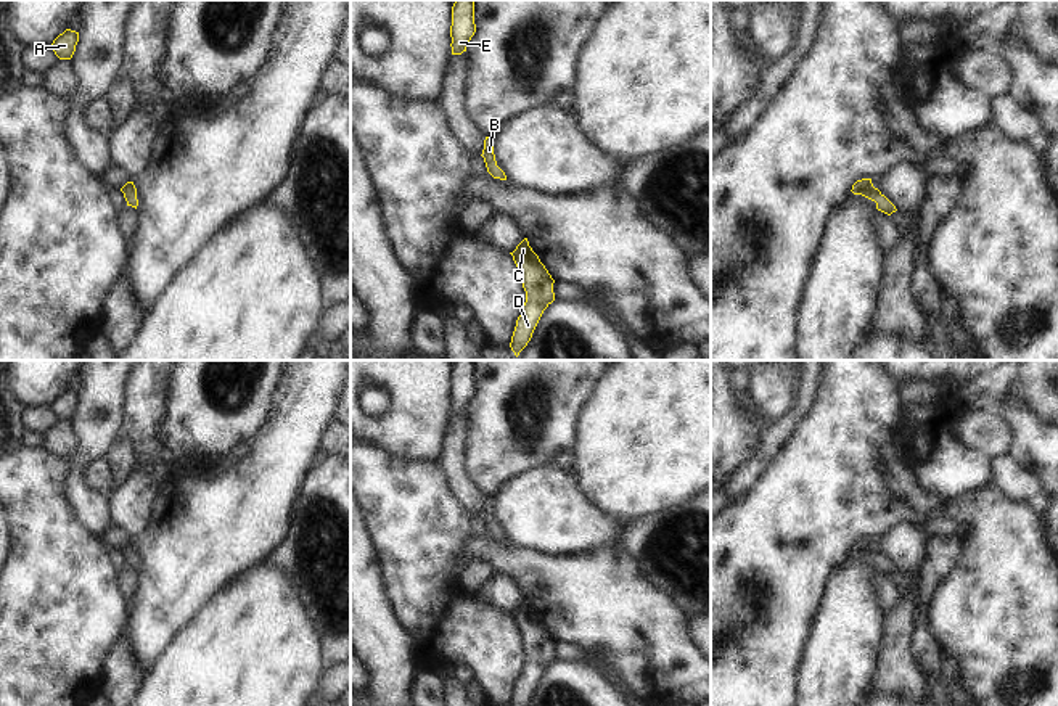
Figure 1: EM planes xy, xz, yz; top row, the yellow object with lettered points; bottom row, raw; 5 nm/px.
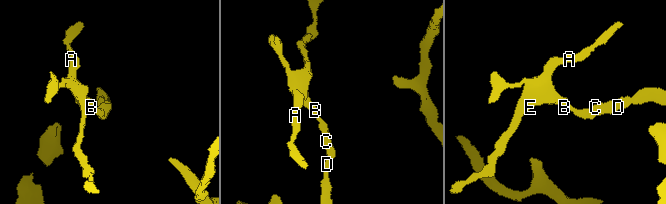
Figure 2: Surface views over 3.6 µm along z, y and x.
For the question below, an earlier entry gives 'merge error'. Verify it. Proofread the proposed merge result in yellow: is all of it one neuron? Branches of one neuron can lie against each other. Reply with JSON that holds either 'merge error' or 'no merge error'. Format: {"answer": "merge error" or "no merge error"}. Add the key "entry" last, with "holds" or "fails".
{"answer": "no merge error", "entry": "fails"}

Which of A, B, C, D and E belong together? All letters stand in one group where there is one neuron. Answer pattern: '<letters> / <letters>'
A B C D E

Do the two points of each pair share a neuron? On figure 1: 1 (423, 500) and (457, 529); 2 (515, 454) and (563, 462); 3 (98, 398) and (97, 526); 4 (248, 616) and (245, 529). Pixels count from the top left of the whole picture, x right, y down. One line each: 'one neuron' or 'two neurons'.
1: one neuron
2: two neurons
3: one neuron
4: two neurons

